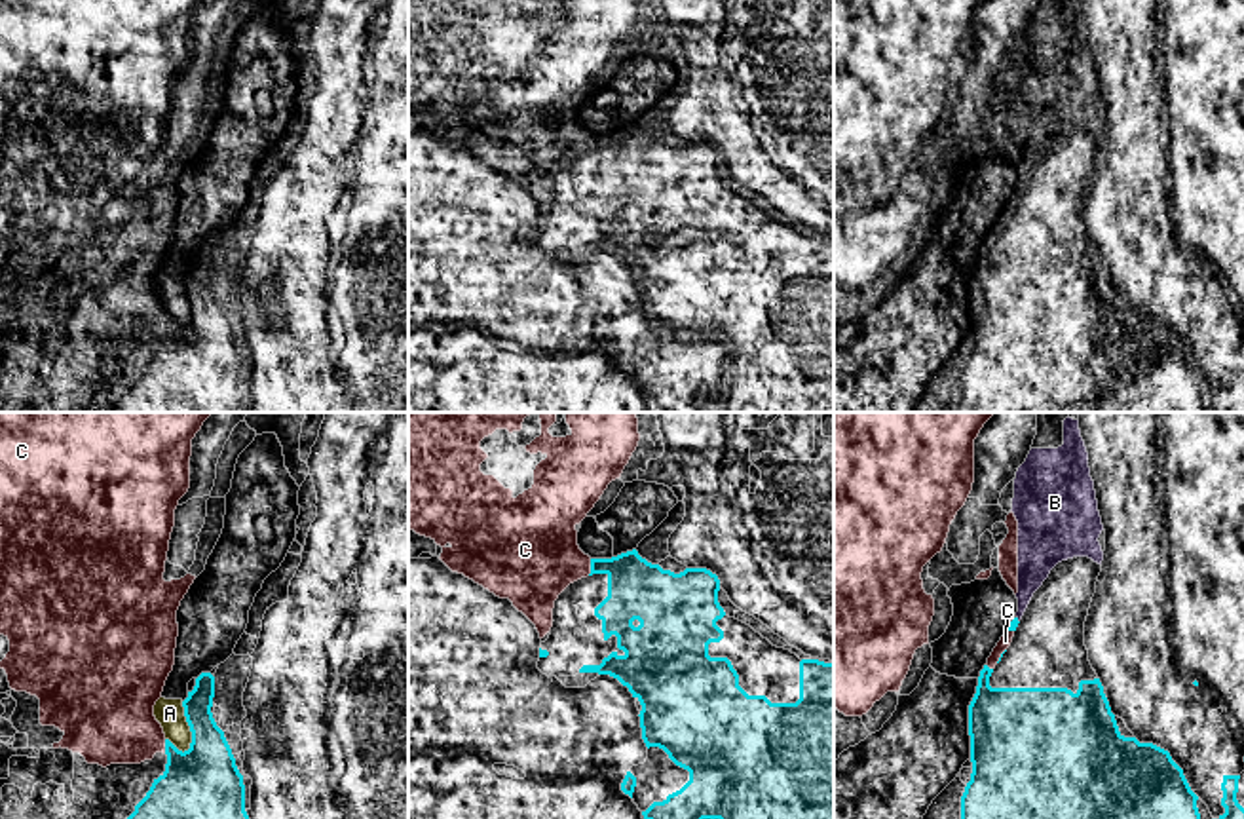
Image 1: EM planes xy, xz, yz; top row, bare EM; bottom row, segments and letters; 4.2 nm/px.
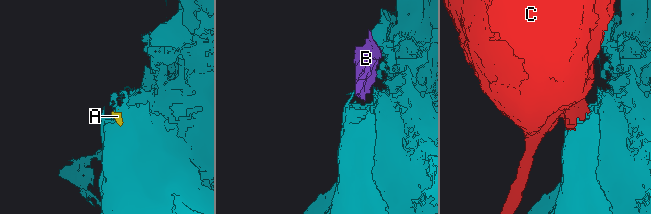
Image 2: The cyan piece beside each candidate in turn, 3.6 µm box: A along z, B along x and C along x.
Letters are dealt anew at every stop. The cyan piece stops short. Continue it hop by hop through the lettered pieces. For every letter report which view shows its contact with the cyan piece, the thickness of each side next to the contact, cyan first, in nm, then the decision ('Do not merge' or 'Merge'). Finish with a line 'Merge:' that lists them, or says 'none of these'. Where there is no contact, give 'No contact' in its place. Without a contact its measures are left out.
A: Touches cyan in xy. Thickness 300 nm (cyan) against 120 nm. Do not merge
B: Touches cyan in yz. Thickness 40 nm (cyan) against 140 nm. Do not merge
C: Touches cyan in xz. Thickness 260 nm (cyan) against 380 nm. Do not merge
Merge: none of these

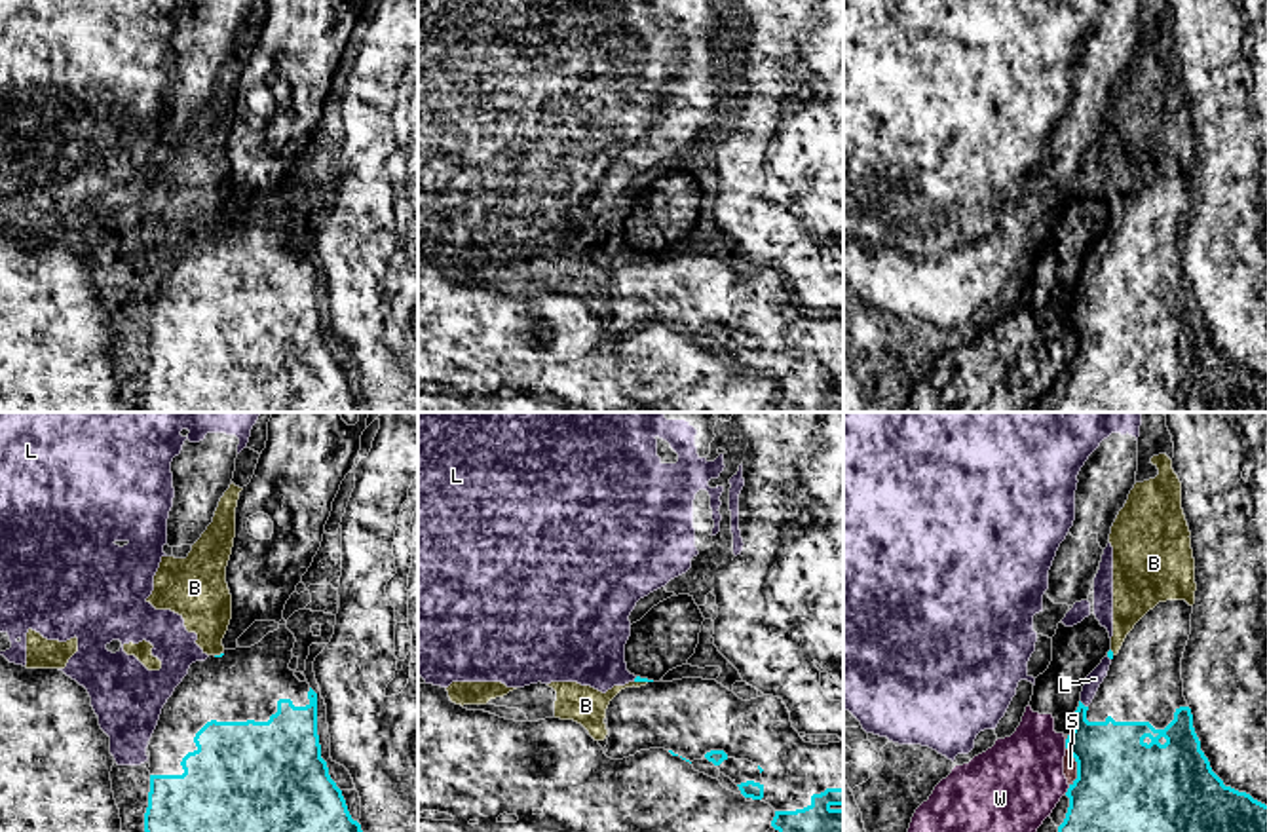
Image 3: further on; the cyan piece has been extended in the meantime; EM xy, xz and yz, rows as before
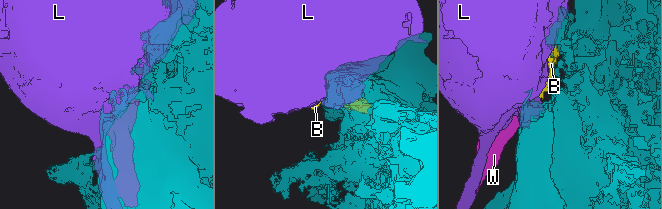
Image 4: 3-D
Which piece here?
B: Touches cyan in xz. Thickness 20 nm (cyan) against 160 nm. Do not merge
L: Touches cyan in yz. Thickness 300 nm (cyan) against 70 nm. Do not merge
S: Touches cyan in yz. Thickness 400 nm (cyan) against 60 nm. Do not merge
W: Touches cyan in yz. Thickness 340 nm (cyan) against 360 nm. Do not merge
Merge: none of these

